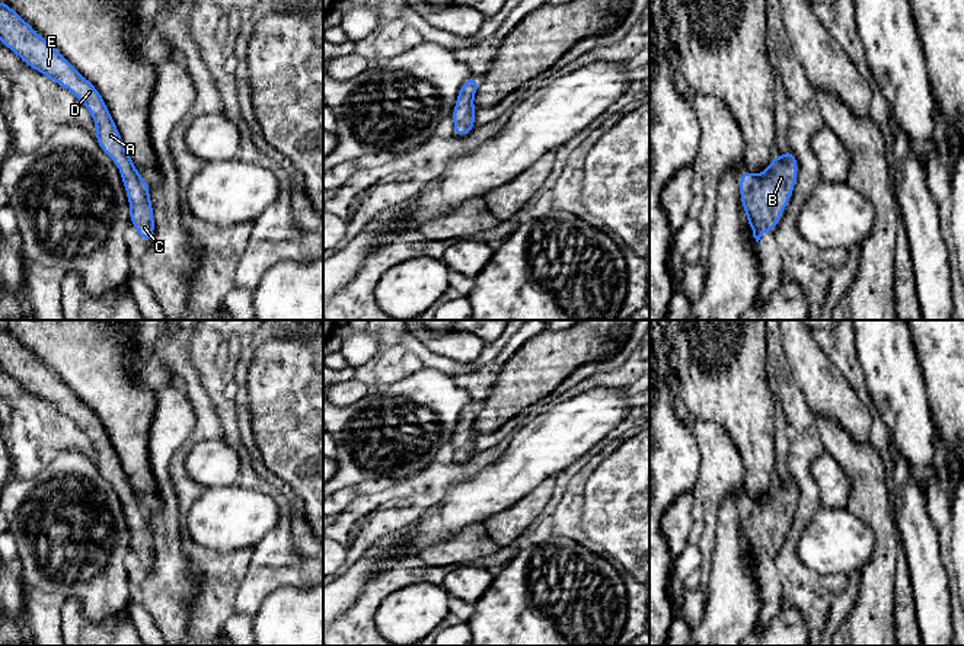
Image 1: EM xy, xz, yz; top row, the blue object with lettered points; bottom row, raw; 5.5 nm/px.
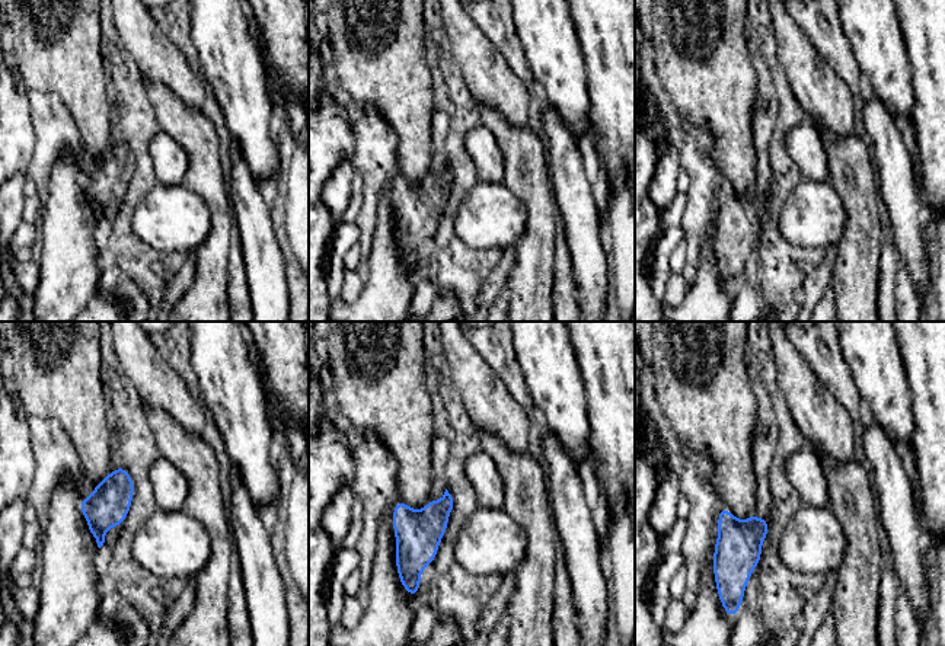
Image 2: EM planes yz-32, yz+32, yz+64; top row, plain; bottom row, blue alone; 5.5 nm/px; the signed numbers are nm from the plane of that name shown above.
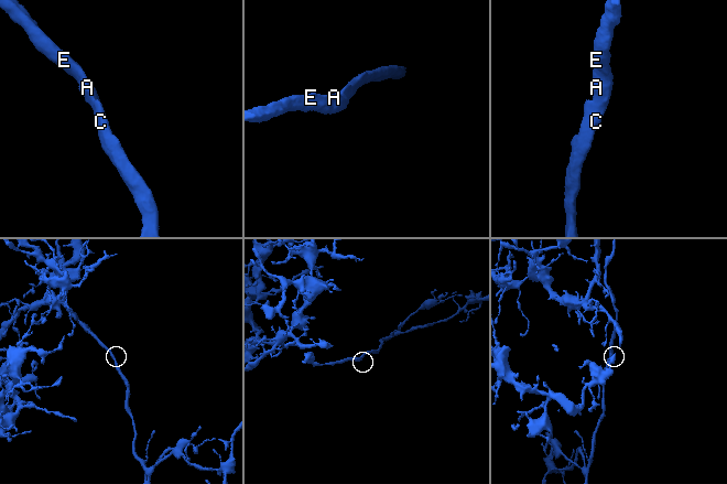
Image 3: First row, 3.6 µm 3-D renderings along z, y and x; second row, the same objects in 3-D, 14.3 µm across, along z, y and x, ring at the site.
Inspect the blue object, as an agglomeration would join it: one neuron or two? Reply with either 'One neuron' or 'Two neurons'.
One neuron

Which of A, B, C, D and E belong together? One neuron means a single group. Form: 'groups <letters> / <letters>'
groups A B C D E

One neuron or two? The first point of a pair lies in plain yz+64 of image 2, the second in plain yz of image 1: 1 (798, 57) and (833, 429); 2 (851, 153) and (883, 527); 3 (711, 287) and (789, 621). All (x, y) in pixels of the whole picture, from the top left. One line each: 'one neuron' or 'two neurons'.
1: two neurons
2: one neuron
3: two neurons

